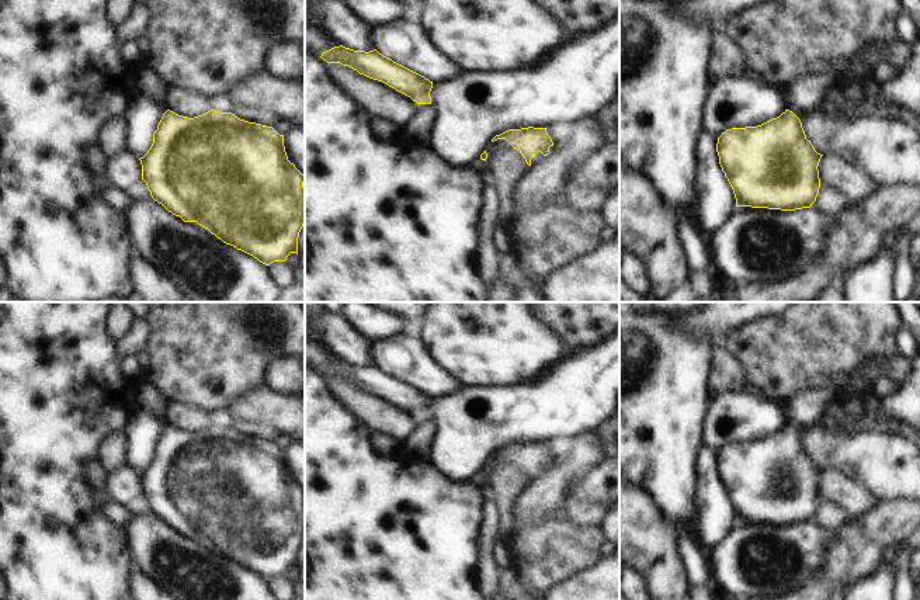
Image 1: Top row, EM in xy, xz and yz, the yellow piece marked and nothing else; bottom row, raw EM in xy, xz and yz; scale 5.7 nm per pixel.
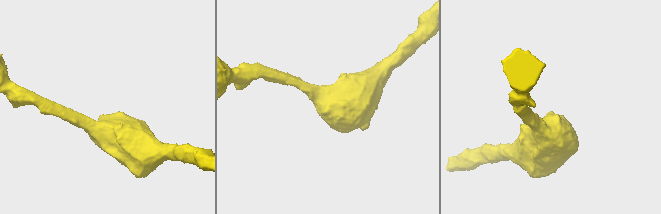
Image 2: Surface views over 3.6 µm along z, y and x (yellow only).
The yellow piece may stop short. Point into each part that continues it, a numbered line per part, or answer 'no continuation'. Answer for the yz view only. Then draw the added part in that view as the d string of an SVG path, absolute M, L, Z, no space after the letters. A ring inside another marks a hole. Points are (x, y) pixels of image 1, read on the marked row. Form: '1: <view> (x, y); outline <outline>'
1: yz (808, 93); outline M823 73L801 79L788 87L794 100L788 110L798 118L801 114L813 111L822 103L824 93L833 86L837 86L834 73Z

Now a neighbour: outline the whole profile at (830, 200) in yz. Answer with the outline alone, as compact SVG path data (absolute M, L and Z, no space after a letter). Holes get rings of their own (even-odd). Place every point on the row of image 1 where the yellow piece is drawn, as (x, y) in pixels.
M820 184L816 204L819 211L837 216L846 212L857 212L861 207L861 200L851 200L843 191Z

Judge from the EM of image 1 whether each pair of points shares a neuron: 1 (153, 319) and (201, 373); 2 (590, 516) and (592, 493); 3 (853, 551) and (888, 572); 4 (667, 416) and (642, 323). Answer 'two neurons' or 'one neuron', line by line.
1: one neuron
2: one neuron
3: two neurons
4: one neuron

